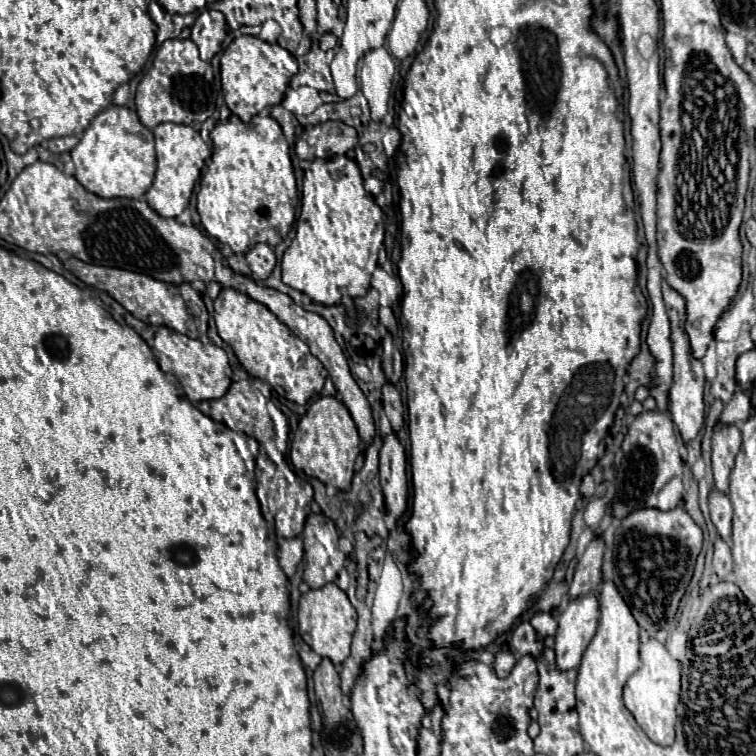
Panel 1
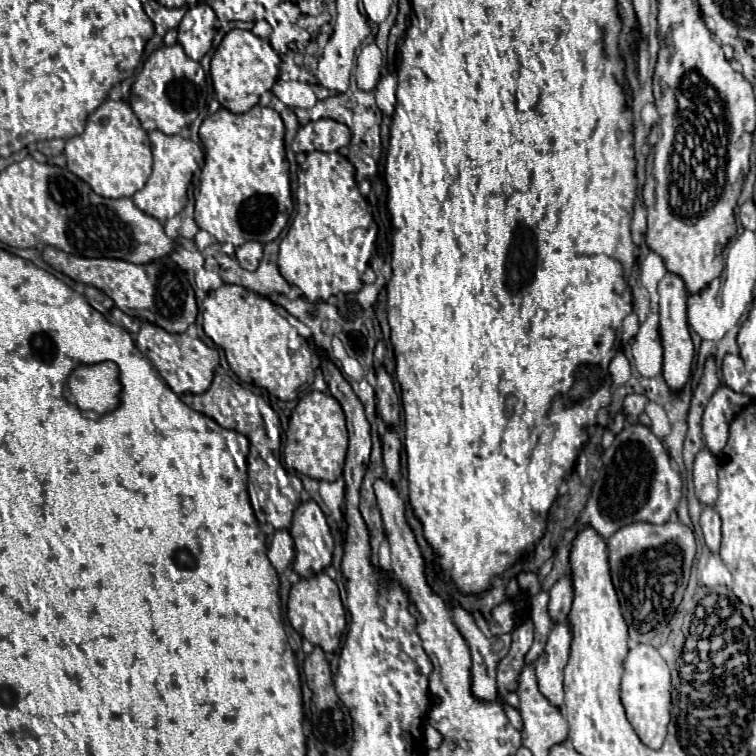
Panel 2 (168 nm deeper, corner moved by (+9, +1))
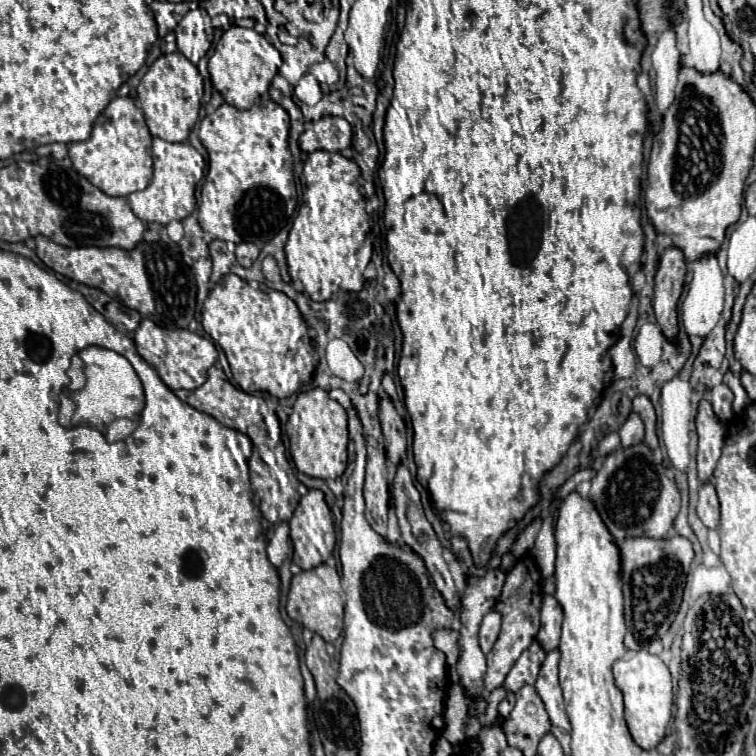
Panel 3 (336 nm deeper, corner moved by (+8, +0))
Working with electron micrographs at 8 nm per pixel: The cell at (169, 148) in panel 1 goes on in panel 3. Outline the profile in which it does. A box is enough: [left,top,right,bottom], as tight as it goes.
[129,137,205,225]

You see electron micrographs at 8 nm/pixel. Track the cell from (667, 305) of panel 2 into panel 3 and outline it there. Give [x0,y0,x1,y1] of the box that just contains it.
[655,247,685,343]

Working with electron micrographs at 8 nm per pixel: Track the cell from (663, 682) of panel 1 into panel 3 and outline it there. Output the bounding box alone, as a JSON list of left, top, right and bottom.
[613,649,673,749]

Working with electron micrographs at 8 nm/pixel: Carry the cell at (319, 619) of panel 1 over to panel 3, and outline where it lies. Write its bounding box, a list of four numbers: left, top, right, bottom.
[287,565,345,643]

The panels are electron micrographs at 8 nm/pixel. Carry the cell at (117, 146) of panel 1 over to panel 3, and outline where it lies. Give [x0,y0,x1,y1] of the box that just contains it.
[69,97,153,197]

